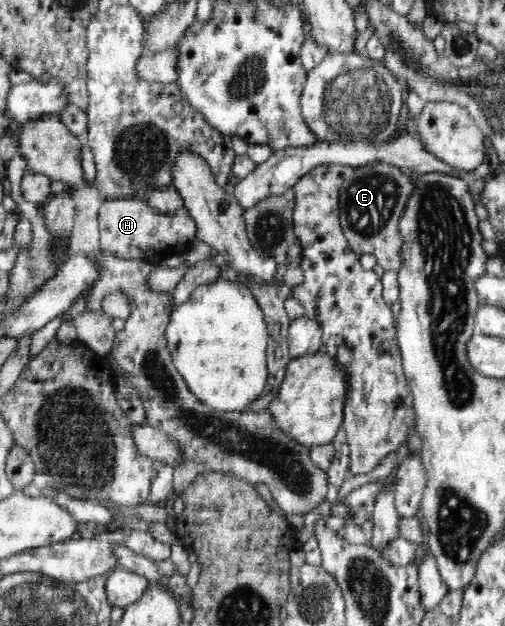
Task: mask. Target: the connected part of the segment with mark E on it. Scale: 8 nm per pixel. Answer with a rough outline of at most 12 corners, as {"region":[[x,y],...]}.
{"region":[[382,161],[340,187],[340,224],[359,255],[399,272],[414,176]]}

